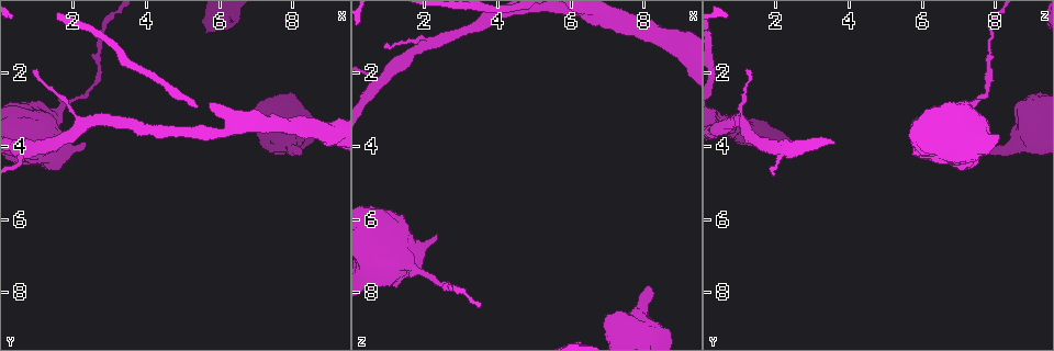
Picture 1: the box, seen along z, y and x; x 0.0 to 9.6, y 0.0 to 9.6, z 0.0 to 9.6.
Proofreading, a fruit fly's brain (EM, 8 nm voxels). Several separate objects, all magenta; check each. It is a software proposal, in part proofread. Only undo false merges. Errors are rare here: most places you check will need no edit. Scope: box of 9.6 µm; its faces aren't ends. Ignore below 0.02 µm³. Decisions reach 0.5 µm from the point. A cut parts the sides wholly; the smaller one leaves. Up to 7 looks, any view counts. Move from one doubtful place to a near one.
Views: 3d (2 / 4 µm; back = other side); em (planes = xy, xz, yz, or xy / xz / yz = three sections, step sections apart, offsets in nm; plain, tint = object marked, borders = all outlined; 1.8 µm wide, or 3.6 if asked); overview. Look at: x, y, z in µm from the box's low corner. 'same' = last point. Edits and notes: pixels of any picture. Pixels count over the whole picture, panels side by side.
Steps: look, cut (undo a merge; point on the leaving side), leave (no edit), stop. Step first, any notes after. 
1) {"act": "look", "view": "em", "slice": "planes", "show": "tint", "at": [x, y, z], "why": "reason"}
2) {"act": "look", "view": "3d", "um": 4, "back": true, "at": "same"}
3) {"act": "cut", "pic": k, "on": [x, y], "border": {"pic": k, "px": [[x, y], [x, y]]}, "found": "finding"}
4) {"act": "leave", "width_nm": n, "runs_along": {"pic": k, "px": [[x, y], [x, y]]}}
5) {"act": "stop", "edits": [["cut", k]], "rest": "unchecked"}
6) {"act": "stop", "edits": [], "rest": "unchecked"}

{"act": "look", "view": "em", "slice": "planes", "show": "tint", "at": [7.90, 3.90, 8.80], "why": "calibre changes"}

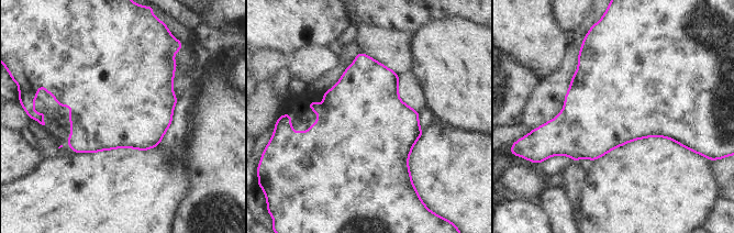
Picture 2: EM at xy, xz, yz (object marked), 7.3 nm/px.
{"act": "leave", "found": "all the same cell"}

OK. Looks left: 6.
{"act": "look", "view": "3d", "um": 2, "at": [2.30, 3.45, 1.05], "why": "arms part here"}

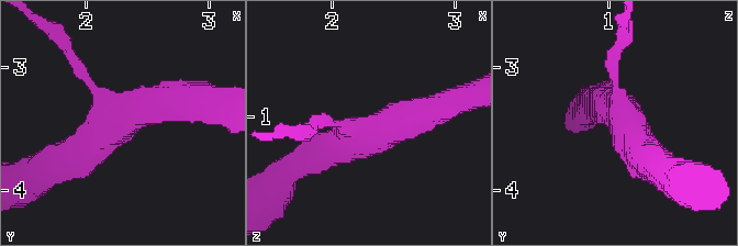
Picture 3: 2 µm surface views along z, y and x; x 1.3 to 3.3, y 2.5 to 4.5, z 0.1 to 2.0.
{"act": "look", "view": "em", "slice": "planes", "show": "tint", "at": [2.32, 3.40, 1.12]}

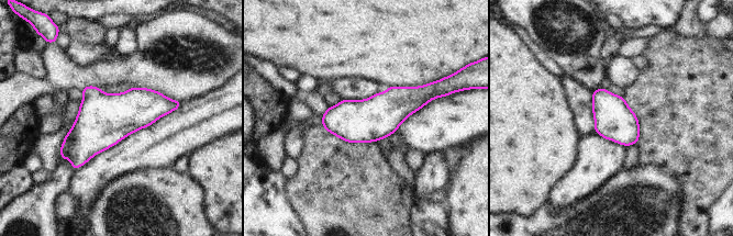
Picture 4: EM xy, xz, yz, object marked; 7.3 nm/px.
{"act": "leave", "found": "one cell here"}

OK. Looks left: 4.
{"act": "look", "view": "3d", "um": 2, "at": [2.75, 0.85, 7.90], "why": "narrows sharply"}

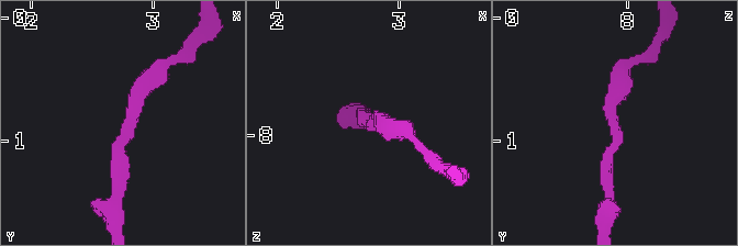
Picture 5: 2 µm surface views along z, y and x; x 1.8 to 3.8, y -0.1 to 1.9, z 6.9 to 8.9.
{"act": "look", "view": "em", "slice": "xz", "step": 8, "show": "tint", "at": [2.82, 0.90, 7.90], "why": "now the EM"}

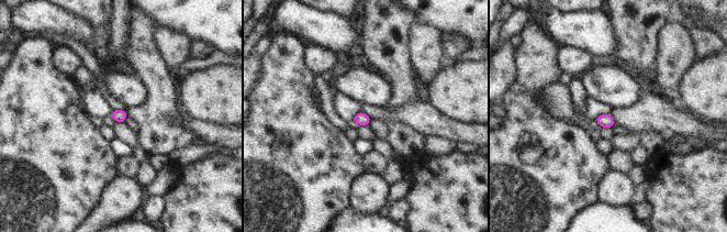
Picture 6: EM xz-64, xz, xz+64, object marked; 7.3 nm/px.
{"act": "look", "view": "em", "slice": "planes", "show": "borders", "at": "same"}

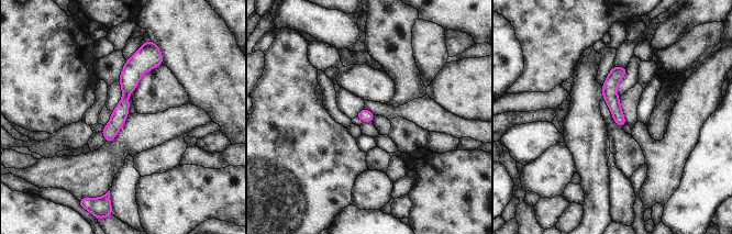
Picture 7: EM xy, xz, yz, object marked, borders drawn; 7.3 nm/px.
{"act": "leave", "runs_along": {"pic": 7, "px": [[146, 53], [130, 76], [108, 138]]}, "found": "one cell here"}

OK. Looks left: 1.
{"act": "stop", "edits": [], "rest": "unchecked"}

